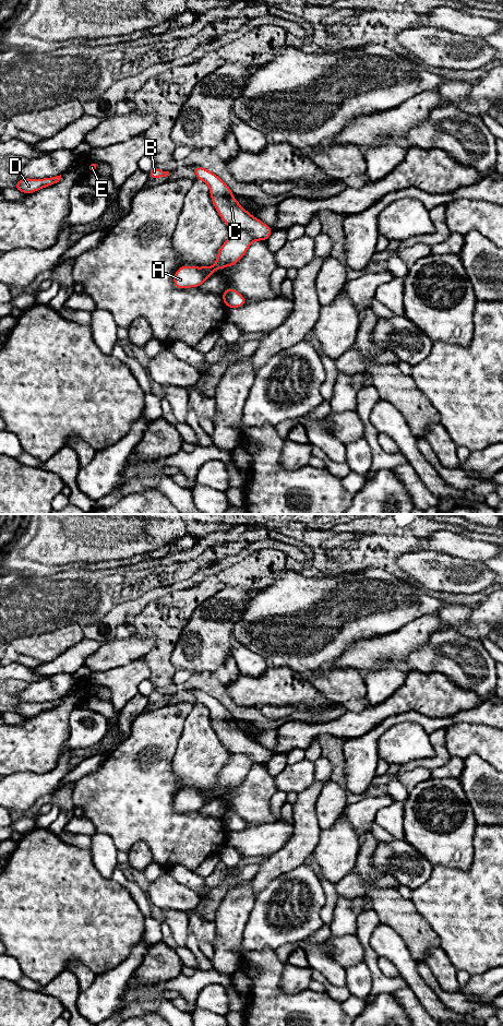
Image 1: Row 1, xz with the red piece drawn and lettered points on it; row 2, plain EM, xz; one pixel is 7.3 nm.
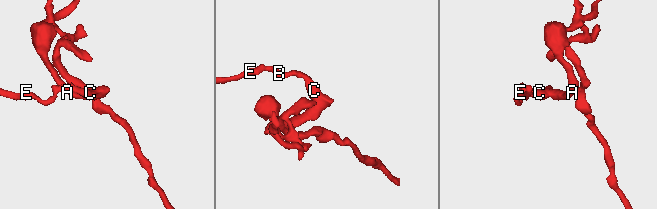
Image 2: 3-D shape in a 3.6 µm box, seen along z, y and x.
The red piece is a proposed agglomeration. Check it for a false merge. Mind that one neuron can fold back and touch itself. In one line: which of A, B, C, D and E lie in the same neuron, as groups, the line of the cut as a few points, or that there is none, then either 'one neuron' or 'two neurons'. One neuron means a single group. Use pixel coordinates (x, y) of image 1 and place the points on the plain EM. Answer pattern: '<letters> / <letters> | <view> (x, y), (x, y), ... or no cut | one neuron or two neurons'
A B C D E | no cut | one neuron

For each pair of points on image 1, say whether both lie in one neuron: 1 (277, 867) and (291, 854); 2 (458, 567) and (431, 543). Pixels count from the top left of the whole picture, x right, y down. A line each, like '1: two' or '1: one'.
1: one
2: two

